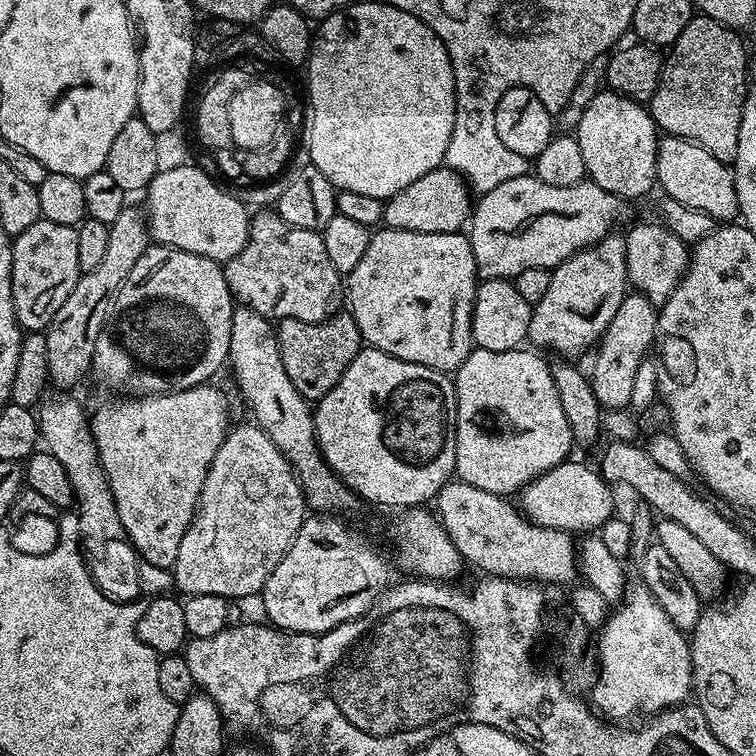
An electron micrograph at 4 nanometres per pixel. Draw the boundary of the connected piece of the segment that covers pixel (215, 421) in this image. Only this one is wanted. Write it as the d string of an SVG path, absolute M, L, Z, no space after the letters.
M207 383L181 392L112 398L116 400L106 401L90 416L92 437L118 506L118 518L122 518L124 534L146 562L156 567L171 569L176 563L182 534L186 534L196 516L210 462L214 462L214 454L218 454L218 446L222 446L230 428L228 406L219 390L212 387L211 383Z

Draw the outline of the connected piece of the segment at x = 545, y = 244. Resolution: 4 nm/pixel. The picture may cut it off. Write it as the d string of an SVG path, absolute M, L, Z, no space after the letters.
M532 174L510 178L509 181L502 182L500 186L496 186L496 188L481 195L479 199L475 201L470 217L470 227L467 229L466 235L468 241L472 244L472 253L474 254L474 262L476 263L476 271L484 280L506 280L517 276L518 274L522 274L526 270L534 270L535 268L554 269L566 258L570 258L574 255L575 252L580 252L583 248L590 248L592 245L598 243L603 236L609 235L609 233L615 229L612 227L623 218L624 208L626 208L625 201L621 200L619 196L610 194L610 190L602 190L602 186L592 183L592 181L587 178L585 178L581 184L566 186L565 188L546 186Z

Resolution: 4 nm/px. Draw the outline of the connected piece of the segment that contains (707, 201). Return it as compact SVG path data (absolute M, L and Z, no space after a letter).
M665 135L657 143L656 182L667 199L682 202L682 206L690 206L694 210L702 210L702 214L710 214L710 218L717 222L732 222L740 215L731 167L718 162L714 154L689 140Z

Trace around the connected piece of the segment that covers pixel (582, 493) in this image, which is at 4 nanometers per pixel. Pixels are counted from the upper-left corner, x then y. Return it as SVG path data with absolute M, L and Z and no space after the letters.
M569 458L563 464L554 466L546 474L539 476L537 480L528 483L528 487L523 489L522 497L528 503L526 516L533 524L540 525L543 528L559 529L567 534L574 532L584 532L580 534L592 534L599 530L604 523L613 519L616 508L616 500L612 497L614 492L613 485L609 484L599 471L587 468L584 464L579 464L575 458Z

